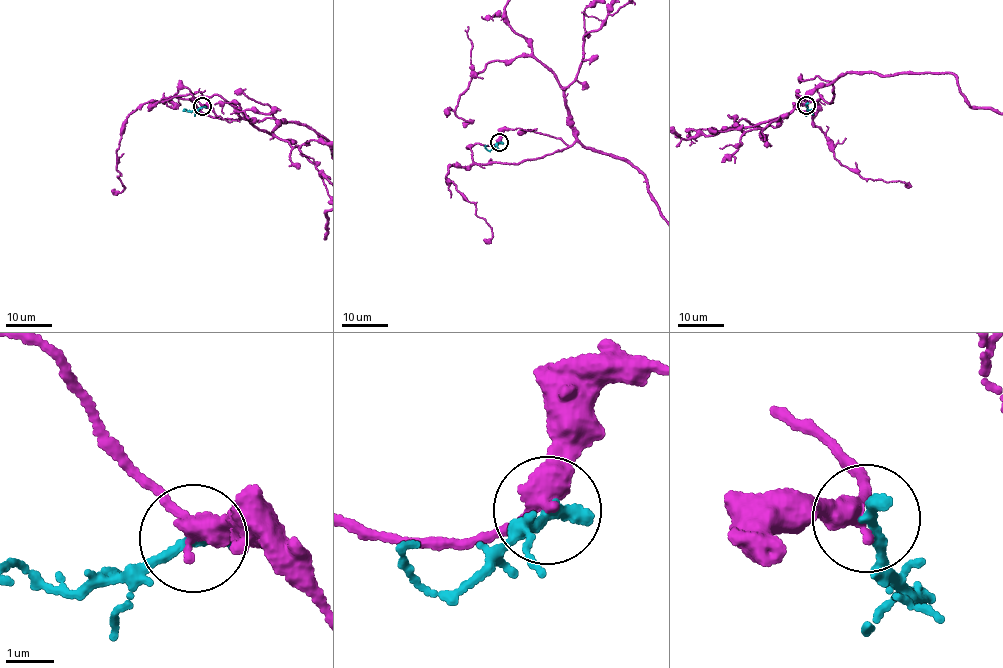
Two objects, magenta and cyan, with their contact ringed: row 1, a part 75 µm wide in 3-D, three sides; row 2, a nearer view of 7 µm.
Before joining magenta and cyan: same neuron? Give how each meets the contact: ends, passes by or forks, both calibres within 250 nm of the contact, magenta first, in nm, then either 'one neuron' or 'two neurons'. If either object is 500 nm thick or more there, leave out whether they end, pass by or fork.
magenta passes by; cyan ends; calibres 400 and 320 nm; two neurons

